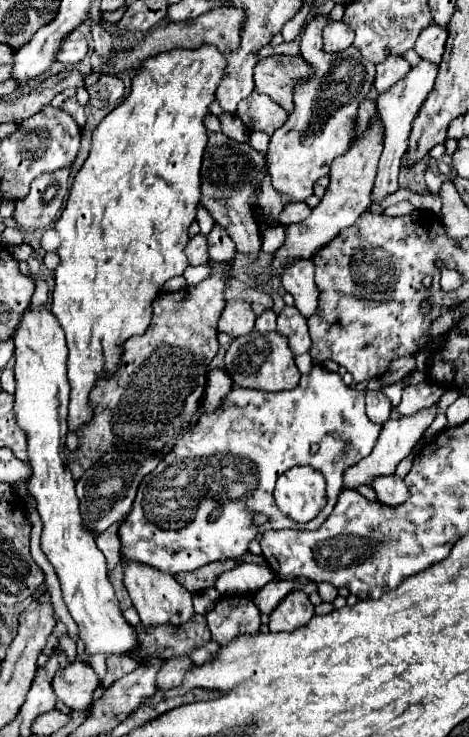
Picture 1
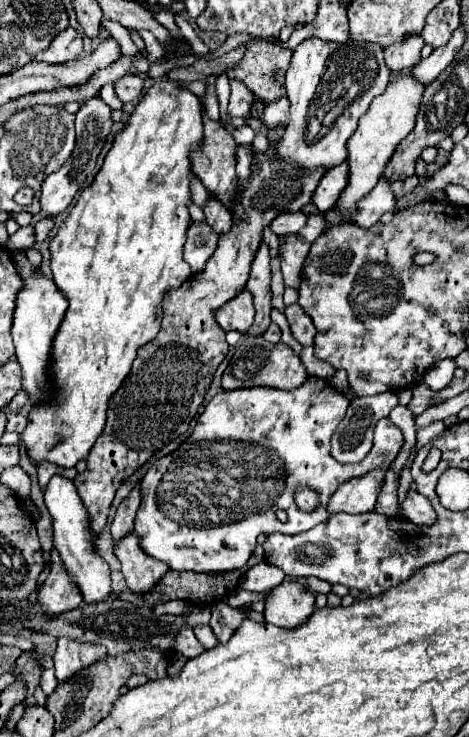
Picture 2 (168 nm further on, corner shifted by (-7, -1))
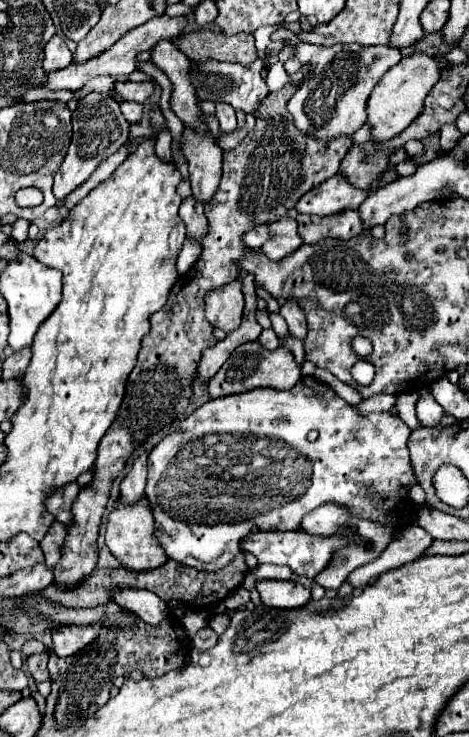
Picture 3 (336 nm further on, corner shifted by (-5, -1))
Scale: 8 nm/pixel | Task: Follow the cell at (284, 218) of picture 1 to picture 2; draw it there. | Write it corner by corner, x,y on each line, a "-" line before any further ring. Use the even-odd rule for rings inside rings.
293,212
293,214
279,214
273,222
271,222
271,230
277,236
285,236
285,234
297,234
307,222
307,214
303,212

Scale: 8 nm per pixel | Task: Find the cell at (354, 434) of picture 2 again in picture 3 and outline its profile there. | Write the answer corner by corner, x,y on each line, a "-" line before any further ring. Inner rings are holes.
377,394
367,400
363,400
359,406
355,406
361,414
369,412
389,412
395,406
395,396
393,394

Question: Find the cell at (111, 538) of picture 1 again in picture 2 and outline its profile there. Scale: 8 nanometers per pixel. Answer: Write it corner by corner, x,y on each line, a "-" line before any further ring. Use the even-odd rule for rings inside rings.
135,486
131,490
131,494
117,508
117,514
115,514
113,522
111,522
113,542
119,542
129,532
133,532
133,520
135,520
137,510
139,510
139,486

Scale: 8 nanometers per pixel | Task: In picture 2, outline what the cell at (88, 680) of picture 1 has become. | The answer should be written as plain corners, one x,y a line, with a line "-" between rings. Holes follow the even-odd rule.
69,638
57,640
57,650
53,654
55,674
59,682
67,682
81,670
89,668
91,664
103,662
107,658
101,646
85,646
83,642
73,642

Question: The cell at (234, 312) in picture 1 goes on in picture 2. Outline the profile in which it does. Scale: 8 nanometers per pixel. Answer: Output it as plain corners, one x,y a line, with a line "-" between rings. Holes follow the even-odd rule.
243,290
237,298
229,300
225,306
217,310
217,324
223,330
237,330
247,332
253,324
255,308
253,308
253,296
249,290

